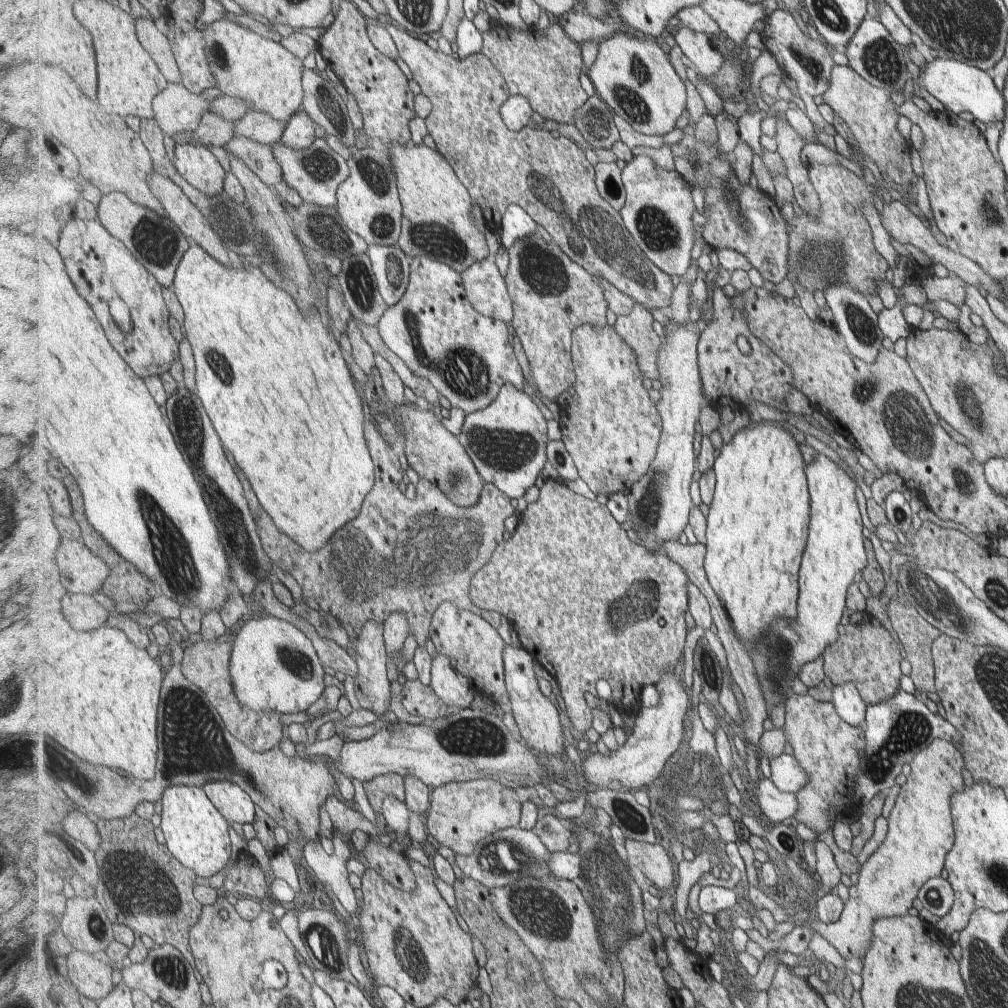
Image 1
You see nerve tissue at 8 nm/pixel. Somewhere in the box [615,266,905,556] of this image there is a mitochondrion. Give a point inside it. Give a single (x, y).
(862, 329)

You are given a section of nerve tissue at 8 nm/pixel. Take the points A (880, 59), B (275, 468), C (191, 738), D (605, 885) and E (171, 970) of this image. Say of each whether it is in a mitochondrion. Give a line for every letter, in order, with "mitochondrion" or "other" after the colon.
A: mitochondrion
B: other
C: mitochondrion
D: mitochondrion
E: mitochondrion

